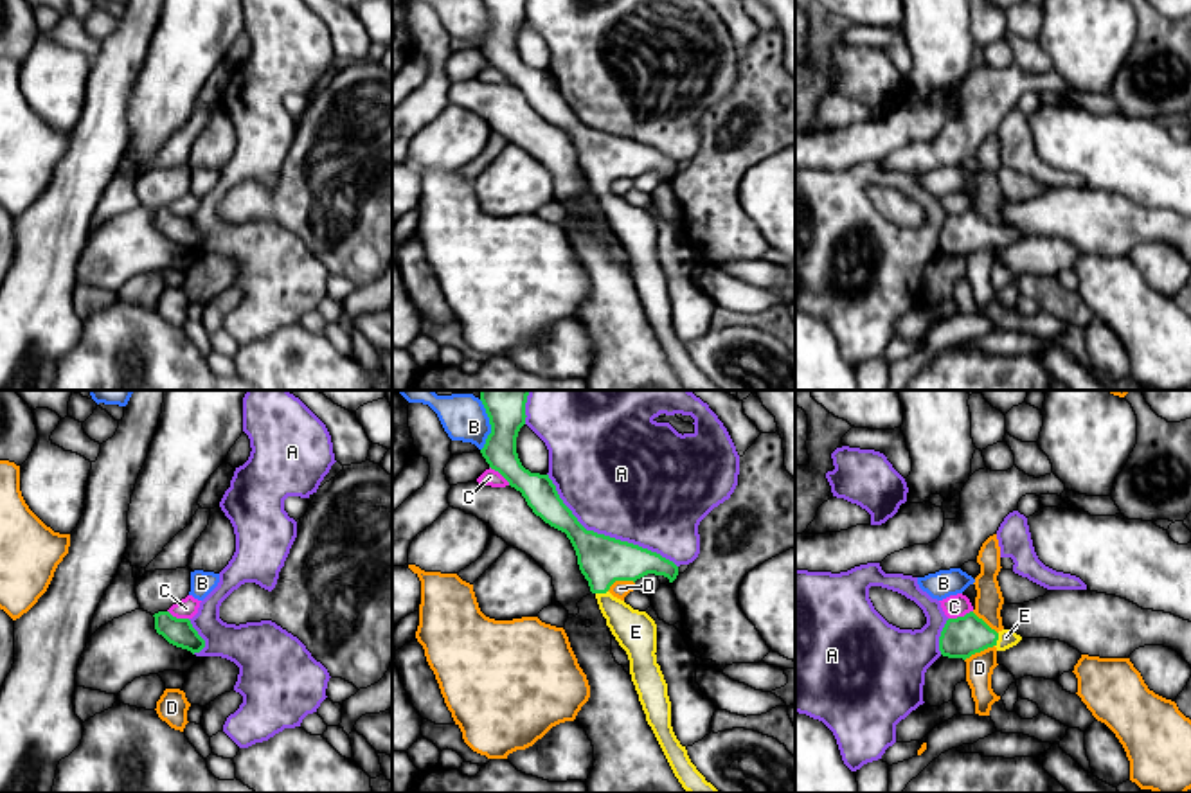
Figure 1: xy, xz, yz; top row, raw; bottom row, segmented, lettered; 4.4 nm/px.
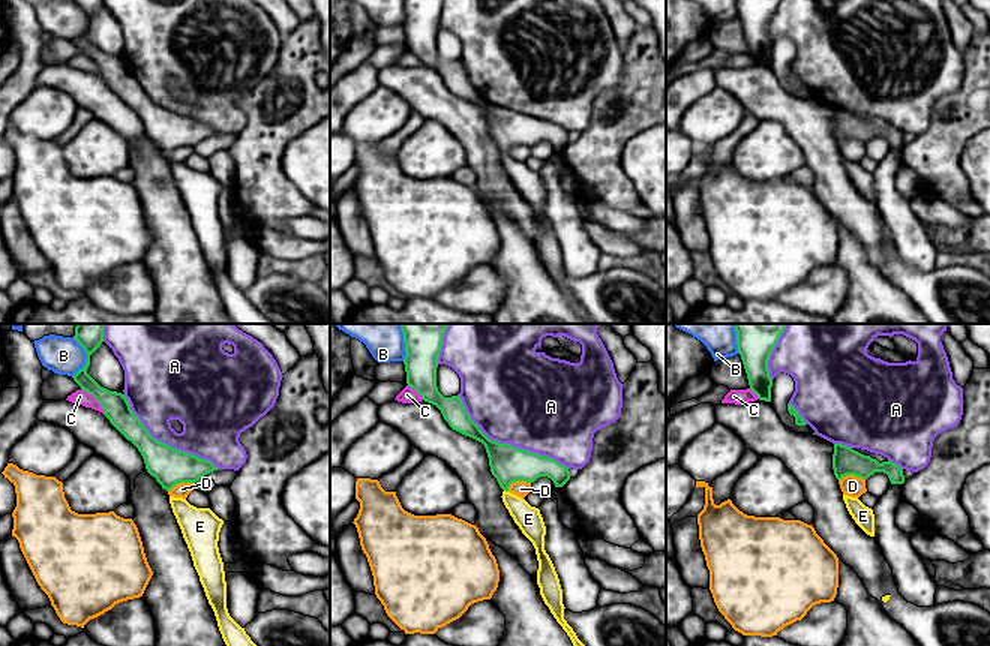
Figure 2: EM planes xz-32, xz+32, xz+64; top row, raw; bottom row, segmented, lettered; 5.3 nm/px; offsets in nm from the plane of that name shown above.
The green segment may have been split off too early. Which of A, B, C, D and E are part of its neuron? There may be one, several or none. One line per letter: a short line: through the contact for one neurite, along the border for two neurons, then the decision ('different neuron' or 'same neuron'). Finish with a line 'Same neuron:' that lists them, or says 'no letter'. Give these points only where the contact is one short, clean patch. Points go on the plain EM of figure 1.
A: different neuron
B: different neuron
C: different neuron
D: different neuron
E: line yz (961, 234), (997, 236), (1006, 234); same neuron
Same neuron: E

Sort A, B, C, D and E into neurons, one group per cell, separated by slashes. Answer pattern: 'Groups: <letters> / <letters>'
Groups: A / B / C / D / E

